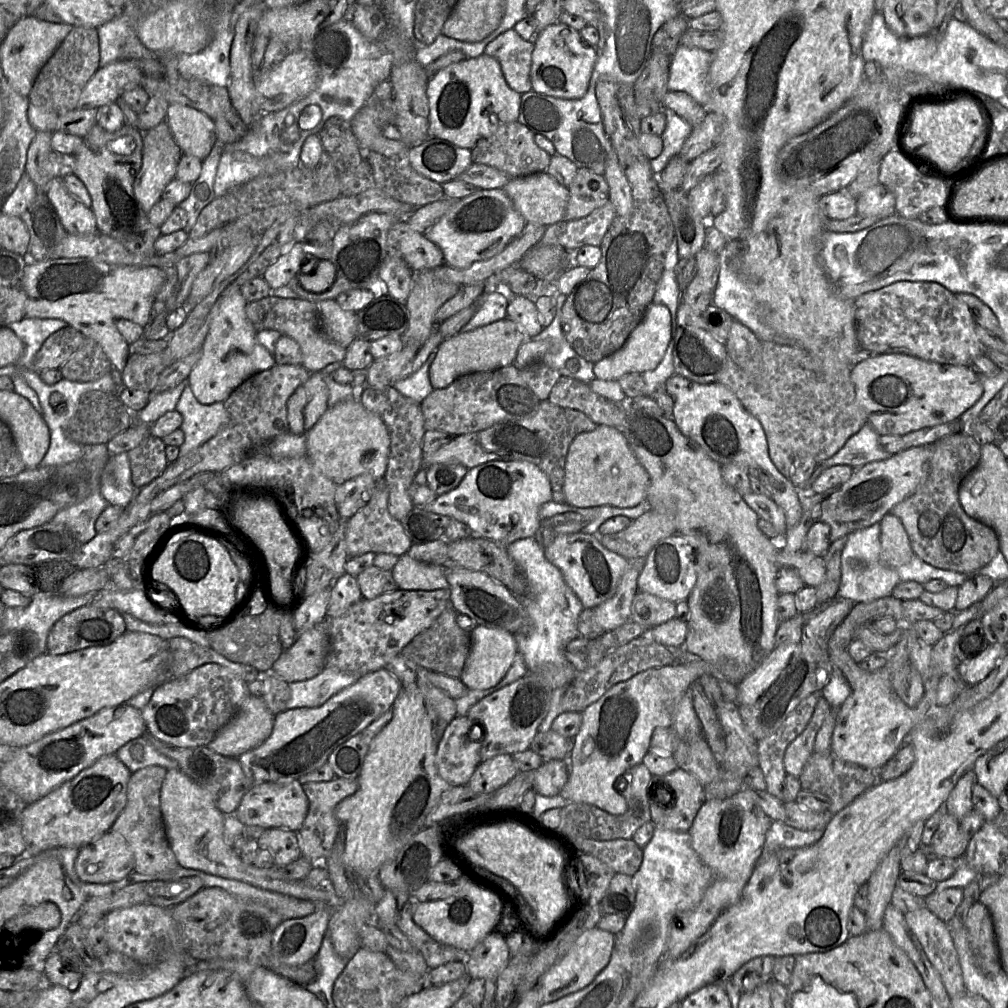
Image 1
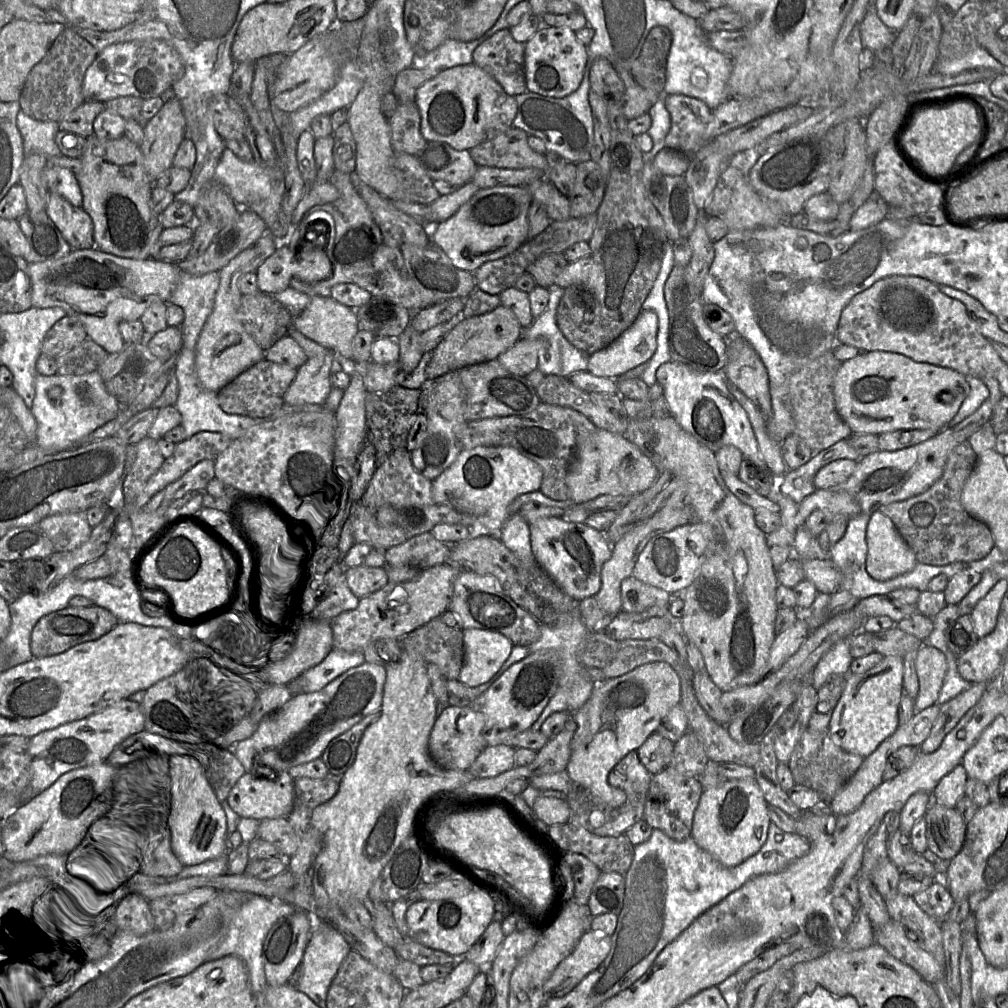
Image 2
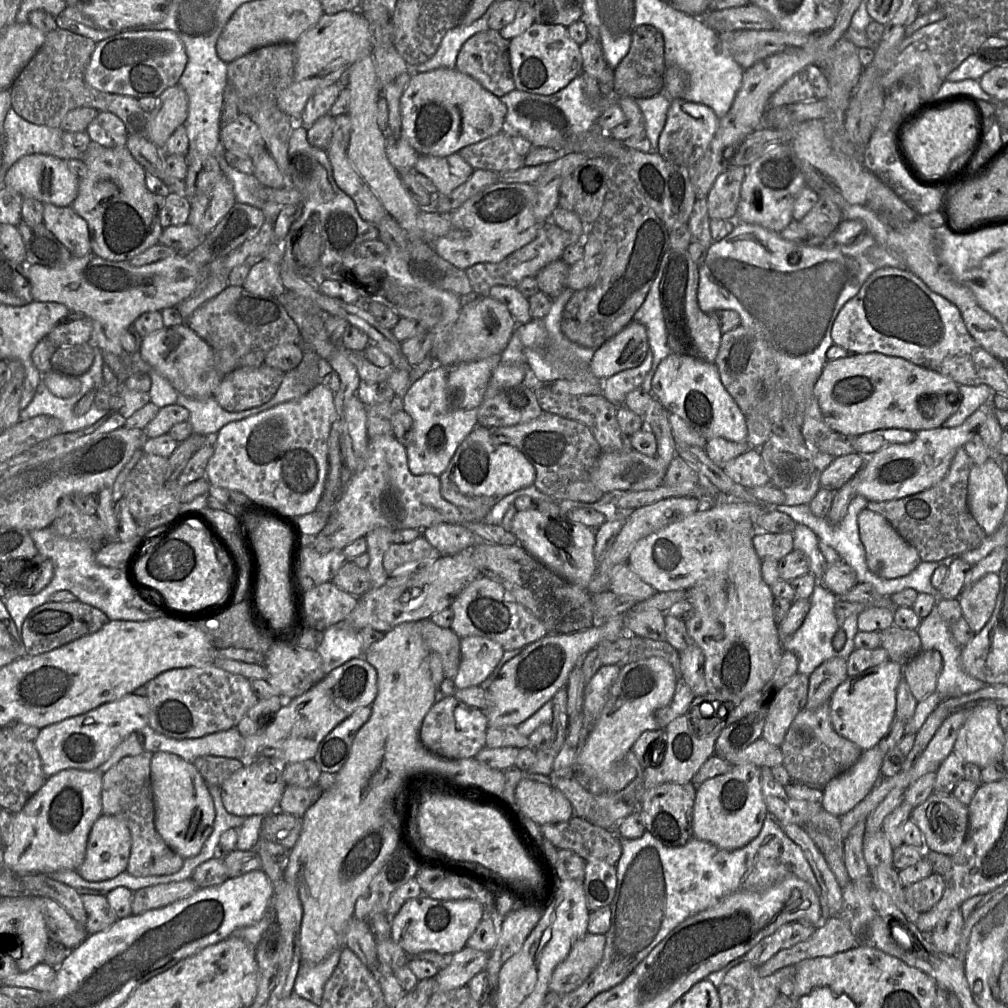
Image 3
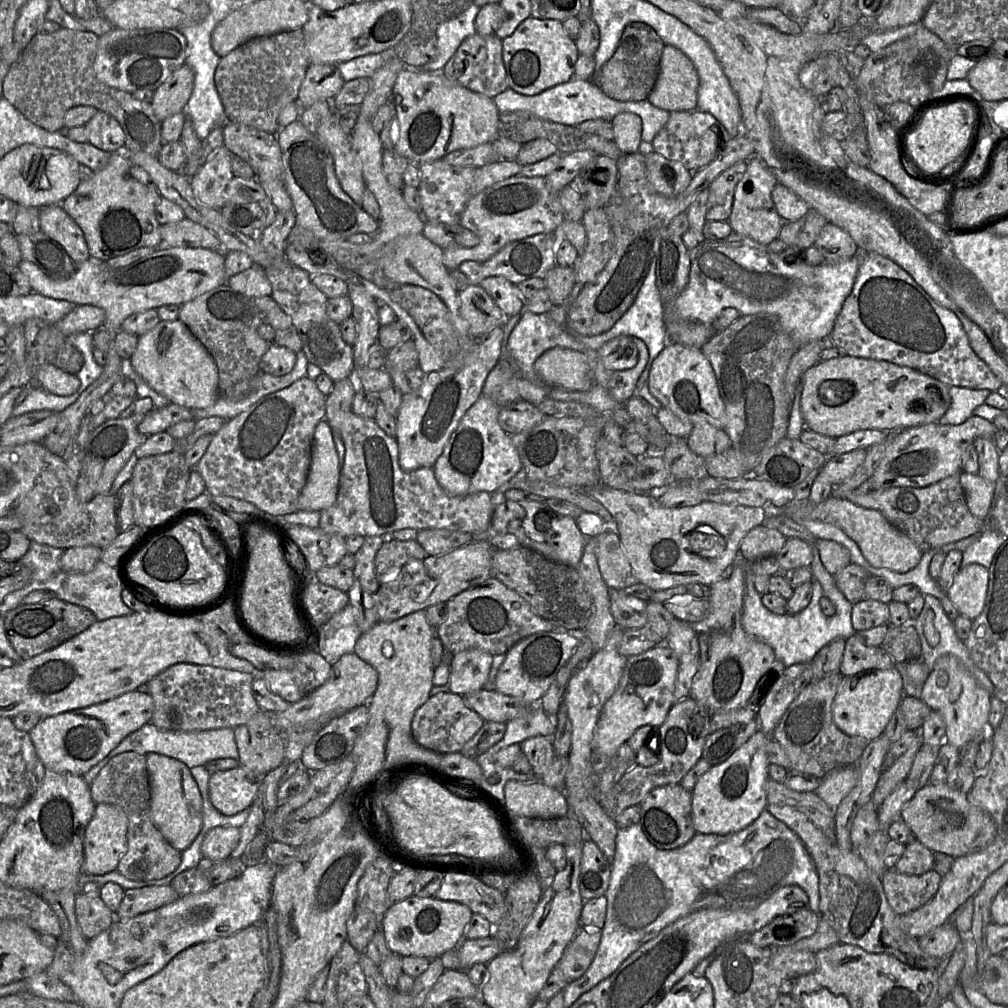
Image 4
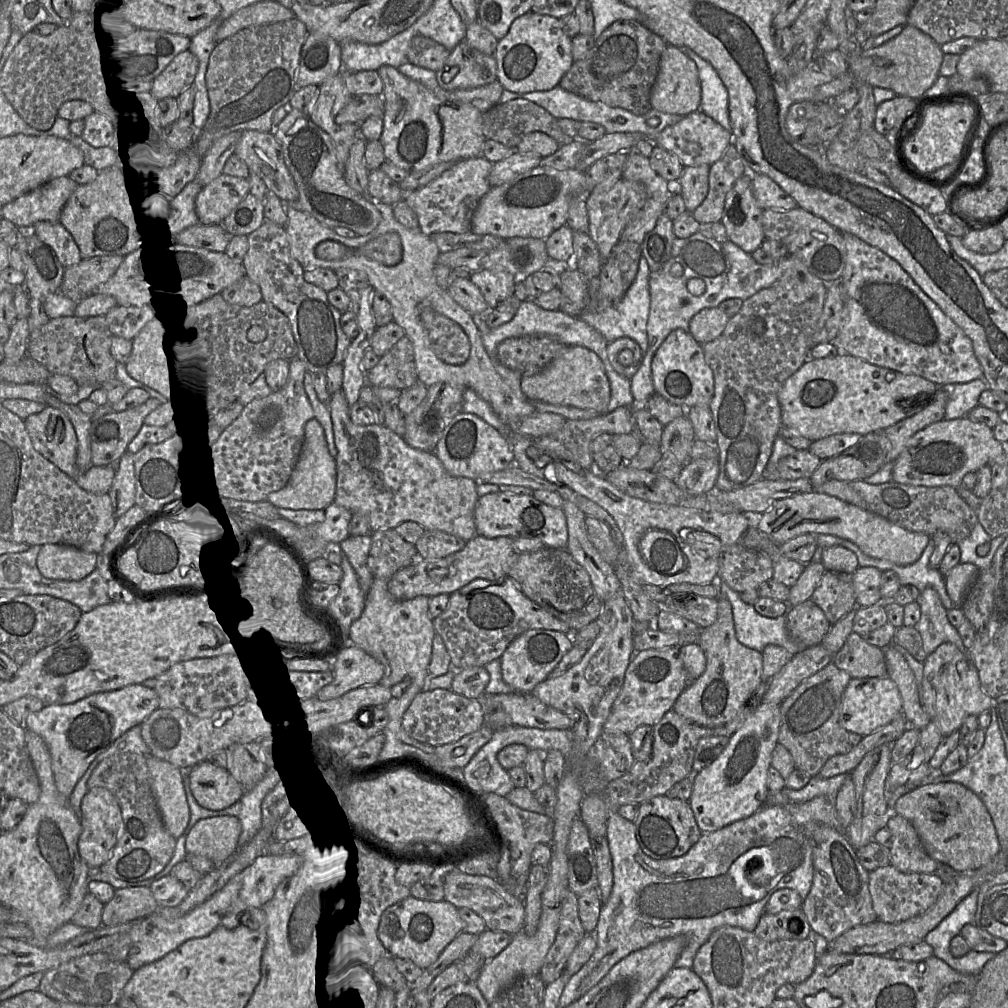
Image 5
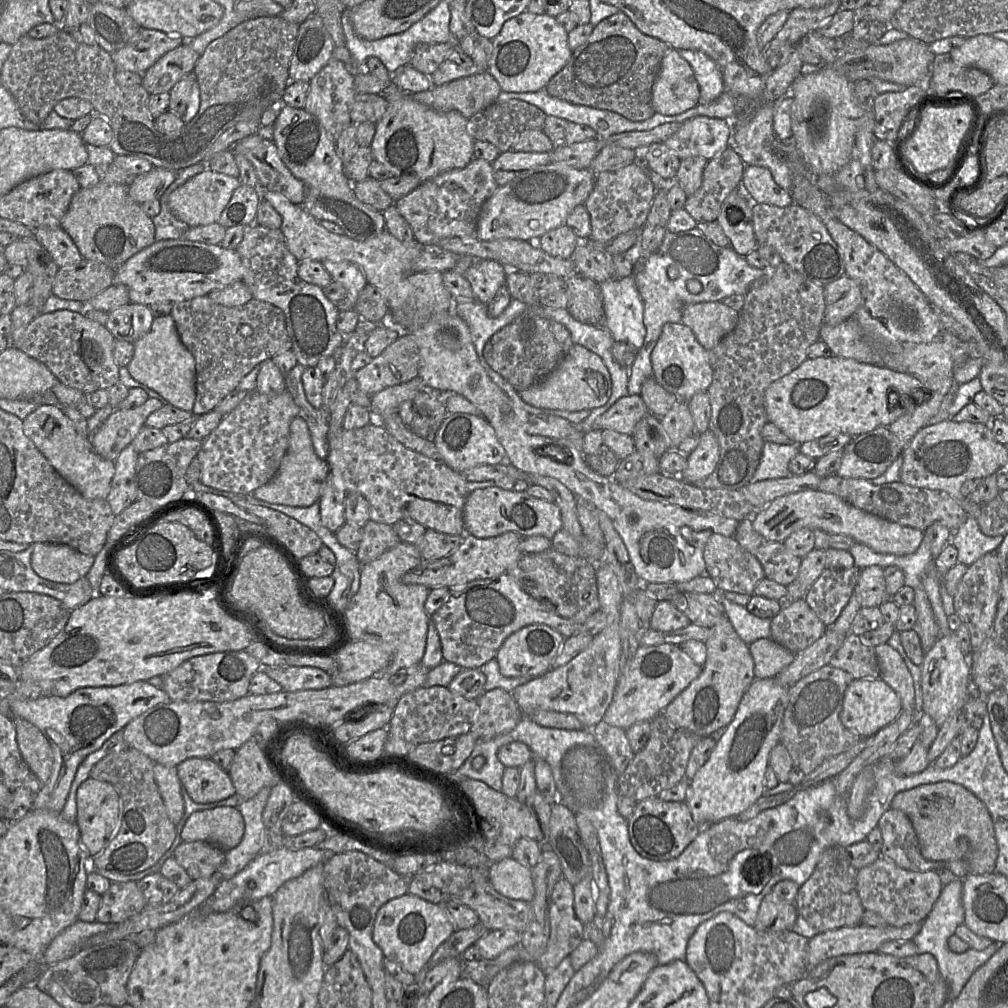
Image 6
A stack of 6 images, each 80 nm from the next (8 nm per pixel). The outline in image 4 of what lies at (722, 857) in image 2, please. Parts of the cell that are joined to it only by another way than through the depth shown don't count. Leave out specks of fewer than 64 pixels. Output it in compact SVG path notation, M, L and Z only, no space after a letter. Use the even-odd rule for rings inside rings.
M758 730L741 747L739 747L724 762L713 765L697 781L692 790L692 820L697 834L726 835L749 826L766 809L767 798L765 784L768 775L769 762L766 754L766 744L772 736Z

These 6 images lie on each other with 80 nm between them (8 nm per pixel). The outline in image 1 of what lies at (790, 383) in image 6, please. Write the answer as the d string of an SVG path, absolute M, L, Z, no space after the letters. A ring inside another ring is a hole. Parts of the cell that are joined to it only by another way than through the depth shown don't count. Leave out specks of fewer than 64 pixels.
M894 353L877 354L853 365L851 380L857 400L867 413L867 424L880 436L904 435L927 427L958 420L983 394L980 375L971 365L949 365Z

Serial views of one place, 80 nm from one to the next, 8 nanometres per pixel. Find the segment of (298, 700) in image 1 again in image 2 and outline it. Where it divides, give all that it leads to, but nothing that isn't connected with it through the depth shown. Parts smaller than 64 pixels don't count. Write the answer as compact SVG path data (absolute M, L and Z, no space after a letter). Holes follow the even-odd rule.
M332 649L317 666L307 670L297 678L295 689L301 693L317 692L352 667L365 662L363 652L342 652Z

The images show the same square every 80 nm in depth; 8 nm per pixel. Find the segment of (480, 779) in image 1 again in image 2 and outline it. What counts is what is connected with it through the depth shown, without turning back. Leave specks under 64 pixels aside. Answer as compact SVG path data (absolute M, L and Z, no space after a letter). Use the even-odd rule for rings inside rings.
M509 745L487 746L470 768L475 778L493 778L515 767L515 749Z

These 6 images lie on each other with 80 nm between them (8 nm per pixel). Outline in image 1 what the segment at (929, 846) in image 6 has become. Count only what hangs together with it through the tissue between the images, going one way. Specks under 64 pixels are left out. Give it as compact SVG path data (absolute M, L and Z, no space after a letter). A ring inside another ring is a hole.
M946 812L942 815L930 845L938 858L962 857L967 849L968 836L962 830L960 821Z

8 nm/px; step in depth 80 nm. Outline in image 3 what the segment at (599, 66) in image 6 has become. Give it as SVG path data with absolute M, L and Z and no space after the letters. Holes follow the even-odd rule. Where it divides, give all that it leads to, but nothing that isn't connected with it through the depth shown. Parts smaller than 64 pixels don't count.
M641 25L632 35L629 52L613 69L614 91L620 97L634 99L654 97L663 89L665 69L665 45L662 32L652 25Z

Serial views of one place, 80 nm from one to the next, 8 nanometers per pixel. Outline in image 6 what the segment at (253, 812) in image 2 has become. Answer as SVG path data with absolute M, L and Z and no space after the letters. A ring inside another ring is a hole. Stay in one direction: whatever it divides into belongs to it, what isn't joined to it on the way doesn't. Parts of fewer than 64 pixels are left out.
M189 758L176 766L181 786L198 804L224 800L236 794L229 772L221 769L211 758Z

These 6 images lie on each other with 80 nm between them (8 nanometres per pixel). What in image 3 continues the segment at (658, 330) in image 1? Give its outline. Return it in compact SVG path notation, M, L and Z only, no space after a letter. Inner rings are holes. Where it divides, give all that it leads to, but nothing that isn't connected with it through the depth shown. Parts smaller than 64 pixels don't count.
M632 321L594 352L589 371L596 378L605 380L623 370L638 367L648 350L646 327Z

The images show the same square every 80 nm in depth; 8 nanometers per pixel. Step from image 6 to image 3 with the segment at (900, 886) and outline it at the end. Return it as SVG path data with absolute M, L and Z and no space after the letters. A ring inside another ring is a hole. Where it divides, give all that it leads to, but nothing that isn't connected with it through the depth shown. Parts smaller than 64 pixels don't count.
M934 872L904 888L906 901L919 913L932 909L941 899L944 890L944 877Z

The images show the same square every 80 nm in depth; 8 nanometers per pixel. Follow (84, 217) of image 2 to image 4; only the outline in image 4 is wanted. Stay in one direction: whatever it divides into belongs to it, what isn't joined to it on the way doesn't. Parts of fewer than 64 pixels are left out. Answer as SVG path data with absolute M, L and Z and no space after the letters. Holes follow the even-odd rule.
M61 205L40 209L40 231L61 244L76 264L89 258L89 250L82 229Z

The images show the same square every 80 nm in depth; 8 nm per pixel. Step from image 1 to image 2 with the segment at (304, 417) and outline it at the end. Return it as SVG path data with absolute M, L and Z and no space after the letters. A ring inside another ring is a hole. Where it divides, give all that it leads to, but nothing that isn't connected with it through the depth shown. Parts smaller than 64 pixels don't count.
M334 356L308 358L284 395L287 406L323 405L331 392L330 367Z

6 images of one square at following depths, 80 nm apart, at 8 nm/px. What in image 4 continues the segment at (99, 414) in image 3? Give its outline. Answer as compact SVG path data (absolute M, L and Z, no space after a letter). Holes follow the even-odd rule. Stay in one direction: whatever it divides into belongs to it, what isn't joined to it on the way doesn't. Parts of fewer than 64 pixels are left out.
M33 385L26 399L13 408L13 416L21 416L34 411L62 412L75 403L84 391L77 391L70 396L54 395L39 385Z

